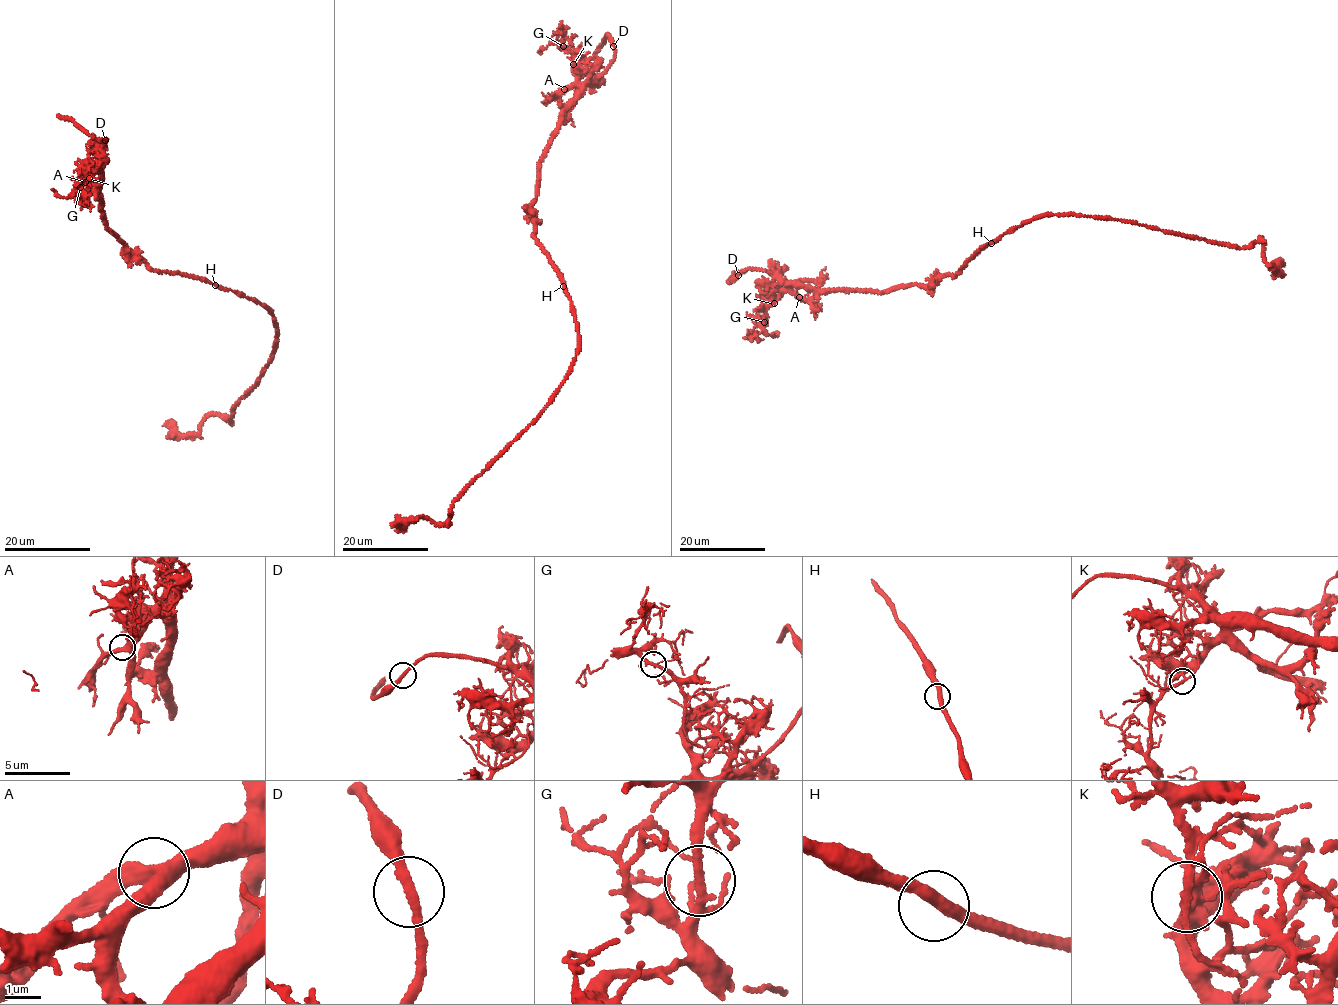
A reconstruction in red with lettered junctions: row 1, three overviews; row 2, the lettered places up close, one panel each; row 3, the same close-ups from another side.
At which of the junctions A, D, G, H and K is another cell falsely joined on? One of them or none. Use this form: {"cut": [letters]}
{"cut": ["K"]}

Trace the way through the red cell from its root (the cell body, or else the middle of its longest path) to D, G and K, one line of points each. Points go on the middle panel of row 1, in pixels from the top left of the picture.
D: (565, 285), (533, 233), (531, 204), (540, 158), (563, 107), (607, 68), (614, 56), (613, 46)
G: (565, 285), (534, 237), (531, 213), (540, 158), (563, 107), (580, 88), (573, 59), (563, 46)
K: (565, 285), (534, 237), (531, 204), (543, 151), (563, 107), (579, 94), (580, 84), (573, 64)

